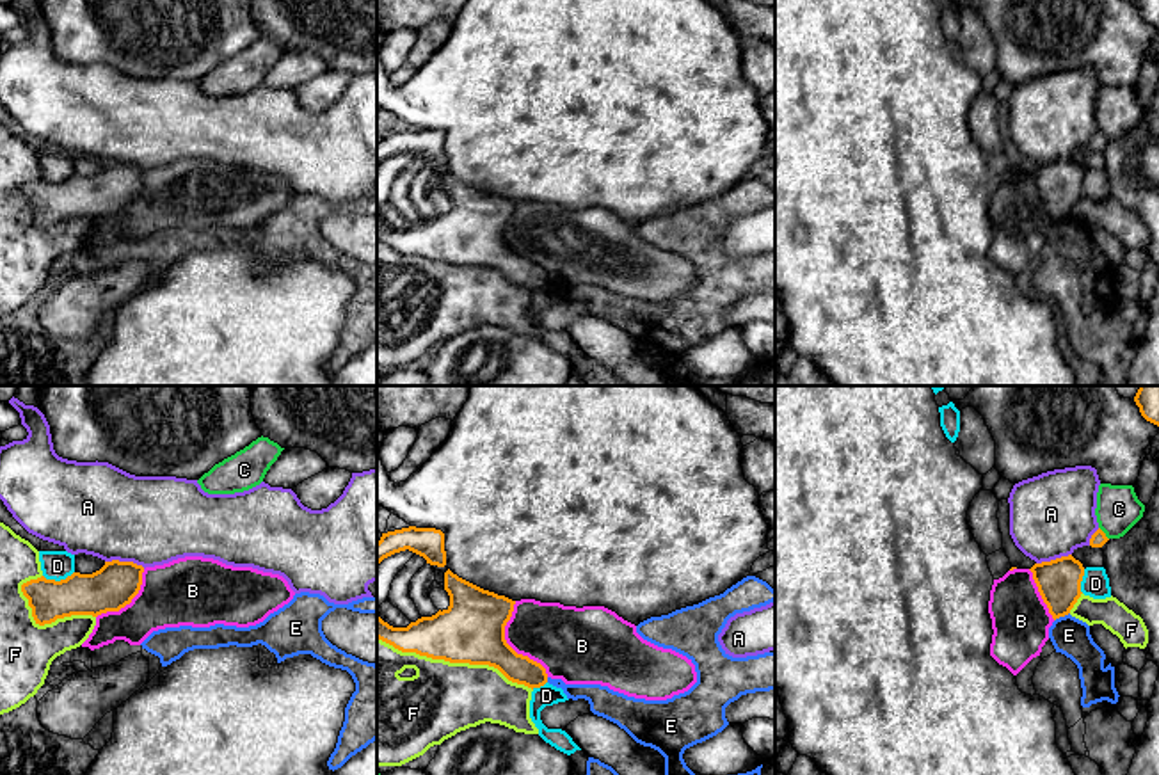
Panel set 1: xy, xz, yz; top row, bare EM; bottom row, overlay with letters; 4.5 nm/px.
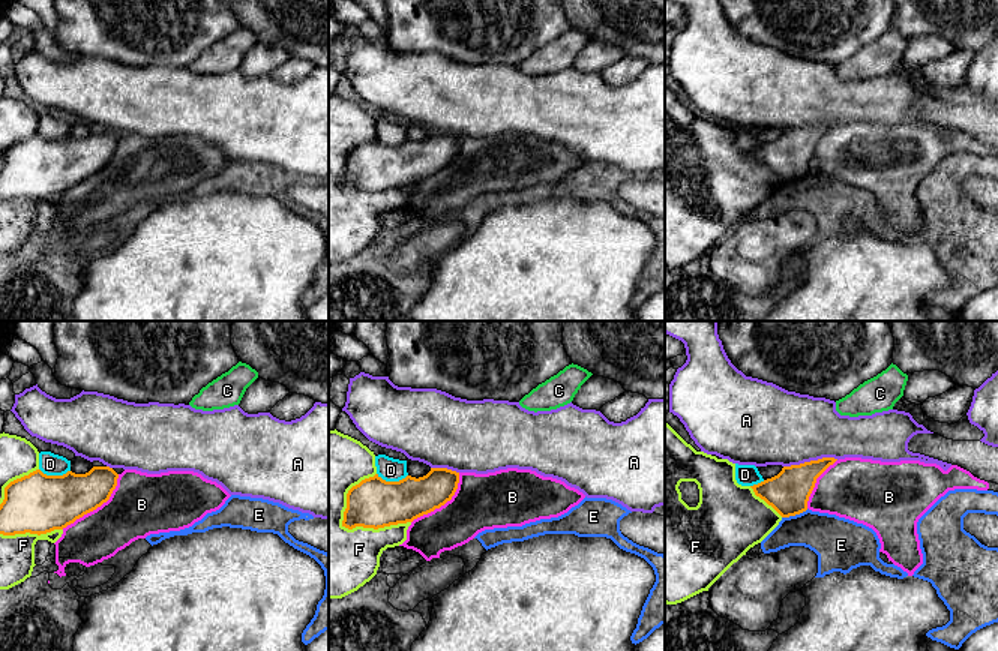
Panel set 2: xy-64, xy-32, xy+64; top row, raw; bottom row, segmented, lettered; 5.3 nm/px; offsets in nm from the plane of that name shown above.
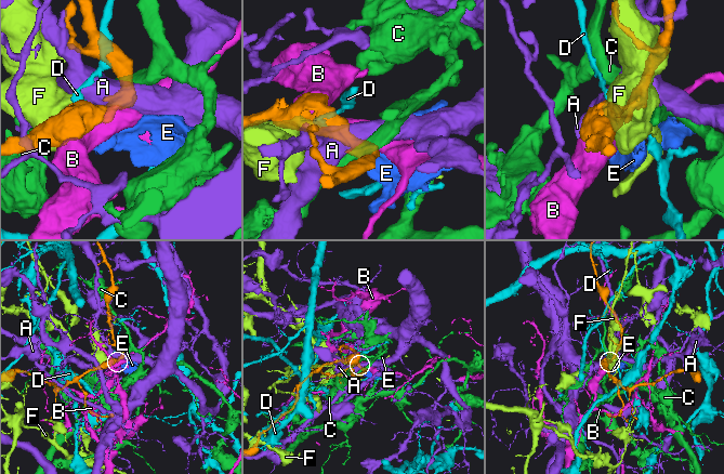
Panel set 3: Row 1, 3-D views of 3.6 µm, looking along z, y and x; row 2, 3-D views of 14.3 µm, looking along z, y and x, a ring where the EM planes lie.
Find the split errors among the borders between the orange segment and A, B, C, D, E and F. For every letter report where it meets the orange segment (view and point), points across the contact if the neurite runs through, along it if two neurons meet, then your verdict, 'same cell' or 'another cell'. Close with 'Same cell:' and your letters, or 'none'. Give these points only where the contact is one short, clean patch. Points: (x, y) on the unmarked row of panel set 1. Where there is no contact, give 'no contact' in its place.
A: contact xy (125, 164); another cell
B: contact xz (507, 246); another cell
C: contact yz (1104, 135); another cell
D: contact xy (57, 183); another cell
E: contact yz (1062, 217); border yz (1069, 214), (1055, 223); another cell
F: contact xz (455, 263); another cell
Same cell: none

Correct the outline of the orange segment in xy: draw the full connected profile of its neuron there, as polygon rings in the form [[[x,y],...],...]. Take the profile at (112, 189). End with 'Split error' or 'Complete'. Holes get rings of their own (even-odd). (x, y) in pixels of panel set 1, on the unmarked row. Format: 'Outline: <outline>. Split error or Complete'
Outline: [[[105,164],[92,176],[73,174],[55,183],[44,178],[21,187],[36,226],[52,226],[71,217],[98,219],[119,213],[139,196],[144,169],[133,164]]]. Complete

